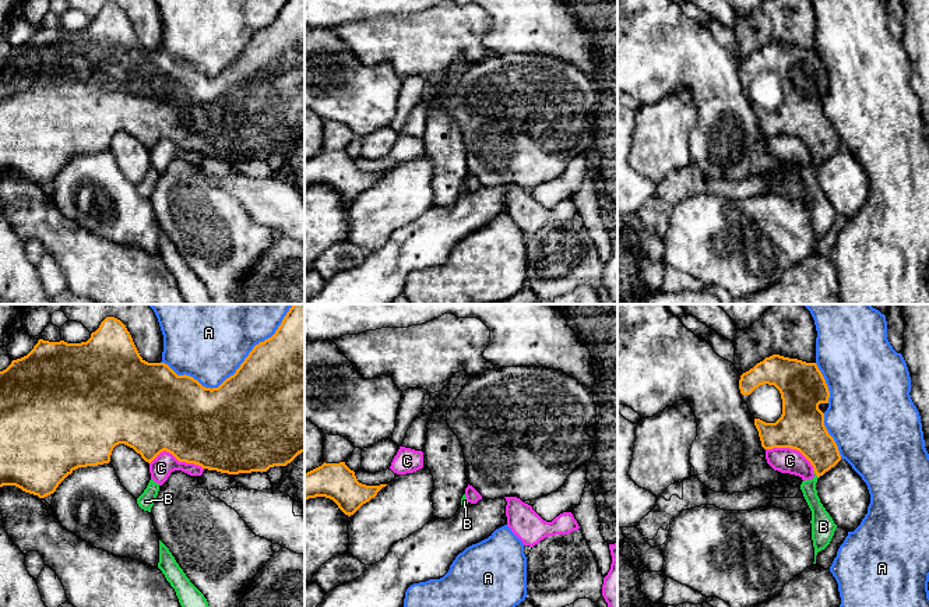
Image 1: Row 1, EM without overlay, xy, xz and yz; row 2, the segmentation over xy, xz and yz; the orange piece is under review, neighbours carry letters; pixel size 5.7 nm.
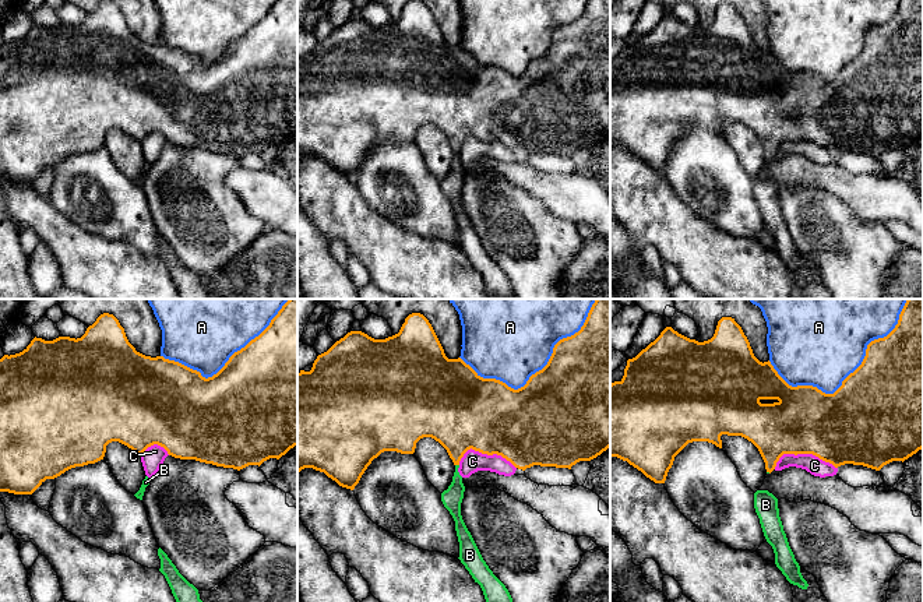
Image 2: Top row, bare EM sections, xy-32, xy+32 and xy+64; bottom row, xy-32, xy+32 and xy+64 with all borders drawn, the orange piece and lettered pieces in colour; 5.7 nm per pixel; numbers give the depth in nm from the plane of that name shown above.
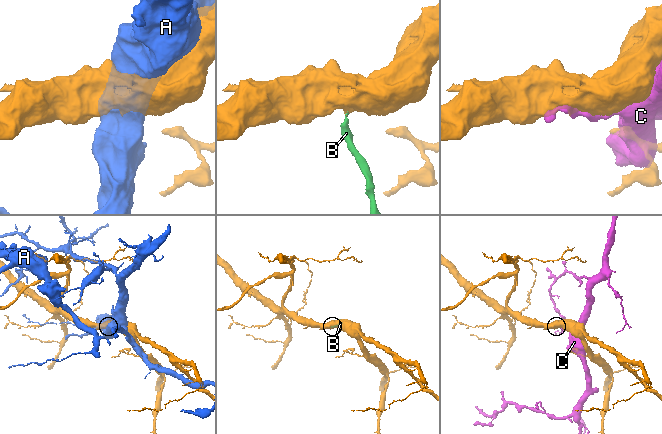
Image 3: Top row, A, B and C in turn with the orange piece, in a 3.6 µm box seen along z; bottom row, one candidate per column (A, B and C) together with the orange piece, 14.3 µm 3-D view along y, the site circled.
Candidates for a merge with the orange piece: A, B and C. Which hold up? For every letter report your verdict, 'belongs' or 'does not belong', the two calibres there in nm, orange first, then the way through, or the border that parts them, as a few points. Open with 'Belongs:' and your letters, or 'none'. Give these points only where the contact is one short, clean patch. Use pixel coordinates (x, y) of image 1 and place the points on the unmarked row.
Belongs: B
A: does not belong; 500 nm thick on the orange side, 400 nm on the other
B: belongs; 240 nm thick on the orange side, 100 nm on the other; runs through yz (803, 117), (816, 133), (815, 159), (812, 187), (819, 203)
C: does not belong; 440 nm thick on the orange side, 130 nm on the other

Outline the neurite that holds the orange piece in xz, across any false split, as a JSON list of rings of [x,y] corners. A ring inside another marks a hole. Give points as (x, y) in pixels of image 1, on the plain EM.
[[[345,149],[323,151],[305,160],[305,187],[325,184],[332,187],[348,204],[369,190],[387,172],[366,173],[358,169]]]

